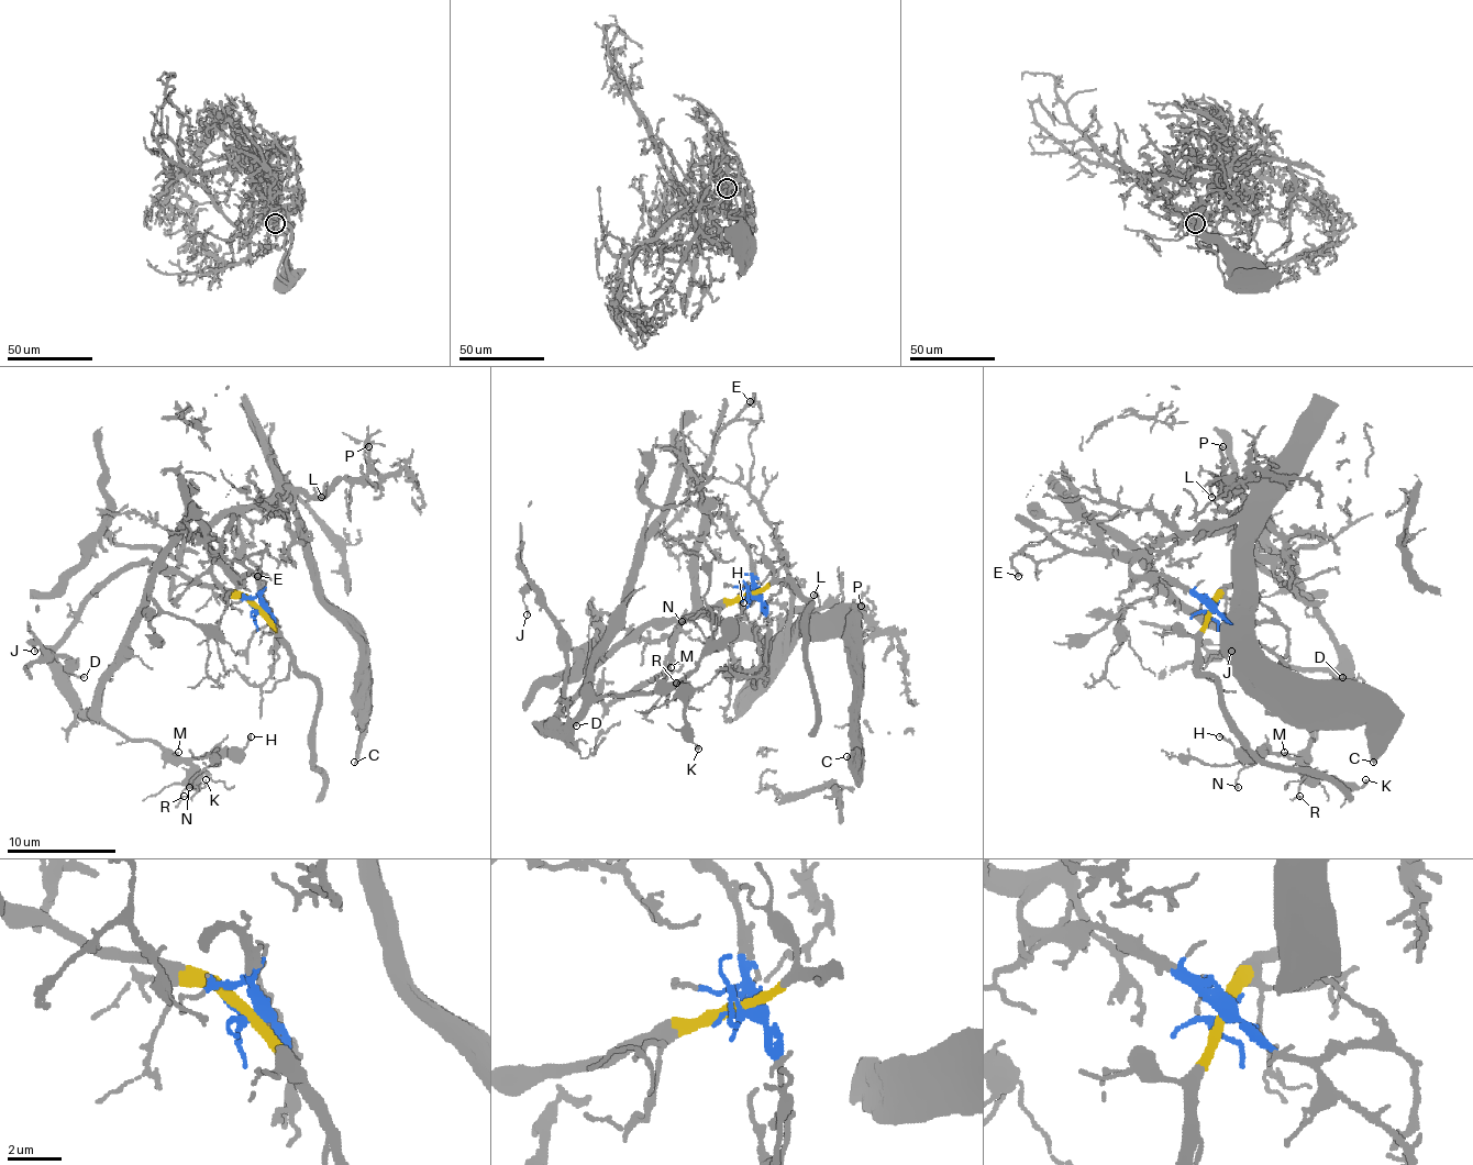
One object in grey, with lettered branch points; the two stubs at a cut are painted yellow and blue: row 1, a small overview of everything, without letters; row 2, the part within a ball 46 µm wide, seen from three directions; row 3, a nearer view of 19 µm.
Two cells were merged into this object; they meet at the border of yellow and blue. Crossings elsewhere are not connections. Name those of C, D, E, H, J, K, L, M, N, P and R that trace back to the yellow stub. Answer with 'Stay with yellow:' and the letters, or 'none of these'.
Stay with yellow: D, H, J, K, M, N, R

